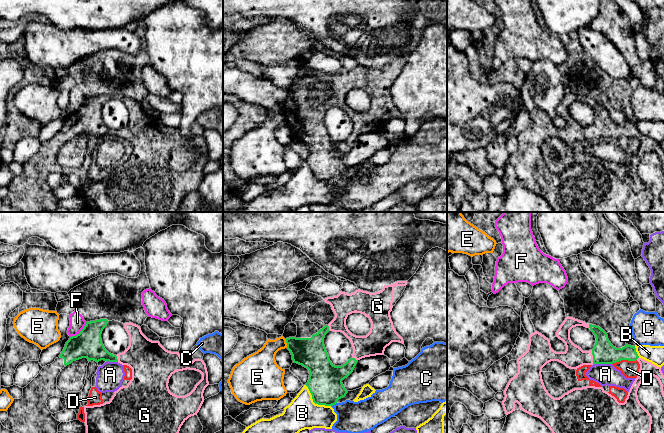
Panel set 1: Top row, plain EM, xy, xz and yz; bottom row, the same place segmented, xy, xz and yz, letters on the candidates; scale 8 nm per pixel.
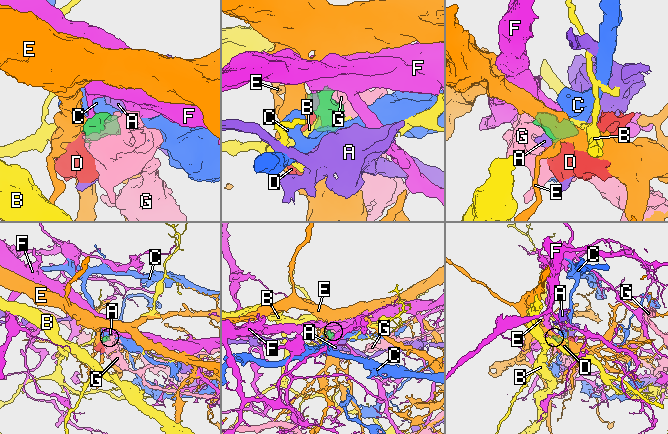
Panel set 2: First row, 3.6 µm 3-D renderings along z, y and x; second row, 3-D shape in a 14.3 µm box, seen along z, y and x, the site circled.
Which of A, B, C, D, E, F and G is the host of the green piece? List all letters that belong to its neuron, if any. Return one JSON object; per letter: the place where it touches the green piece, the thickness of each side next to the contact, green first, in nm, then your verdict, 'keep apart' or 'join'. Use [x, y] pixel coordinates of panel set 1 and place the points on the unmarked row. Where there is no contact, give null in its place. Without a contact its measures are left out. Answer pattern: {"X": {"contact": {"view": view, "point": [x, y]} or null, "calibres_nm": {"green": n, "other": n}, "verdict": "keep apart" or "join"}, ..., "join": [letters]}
{"A": {"contact": {"view": "yz", "point": [602, 139]}, "calibres_nm": {"green": 180, "other": 180}, "verdict": "keep apart"}, "B": {"contact": {"view": "xz", "point": [314, 178]}, "calibres_nm": {"green": 280, "other": 260}, "verdict": "keep apart"}, "C": {"contact": {"view": "xz", "point": [333, 180]}, "calibres_nm": {"green": 280, "other": 260}, "verdict": "keep apart"}, "D": {"contact": {"view": "yz", "point": [624, 135]}, "calibres_nm": {"green": 180, "other": 140}, "verdict": "keep apart"}, "E": {"contact": {"view": "xz", "point": [286, 118]}, "calibres_nm": {"green": 240, "other": 200}, "verdict": "keep apart"}, "F": {"contact": {"view": "xy", "point": [80, 108]}, "calibres_nm": {"green": 220, "other": 120}, "verdict": "keep apart"}, "G": {"contact": {"view": "yz", "point": [593, 133]}, "calibres_nm": {"green": 180, "other": 180}, "verdict": "join"}, "join": ["G"]}

